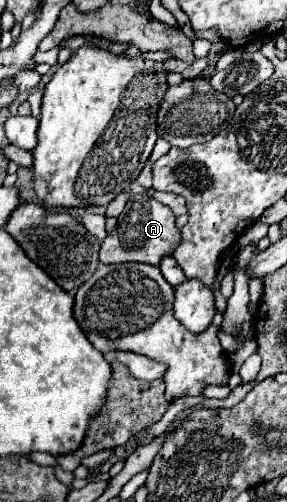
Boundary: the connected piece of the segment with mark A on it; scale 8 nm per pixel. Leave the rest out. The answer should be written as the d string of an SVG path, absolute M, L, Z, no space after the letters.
M133 197L123 213L119 215L119 225L113 233L103 239L101 245L101 263L149 263L159 267L159 263L173 255L177 245L181 243L181 233L175 225L175 215L169 207L157 203L153 197Z

